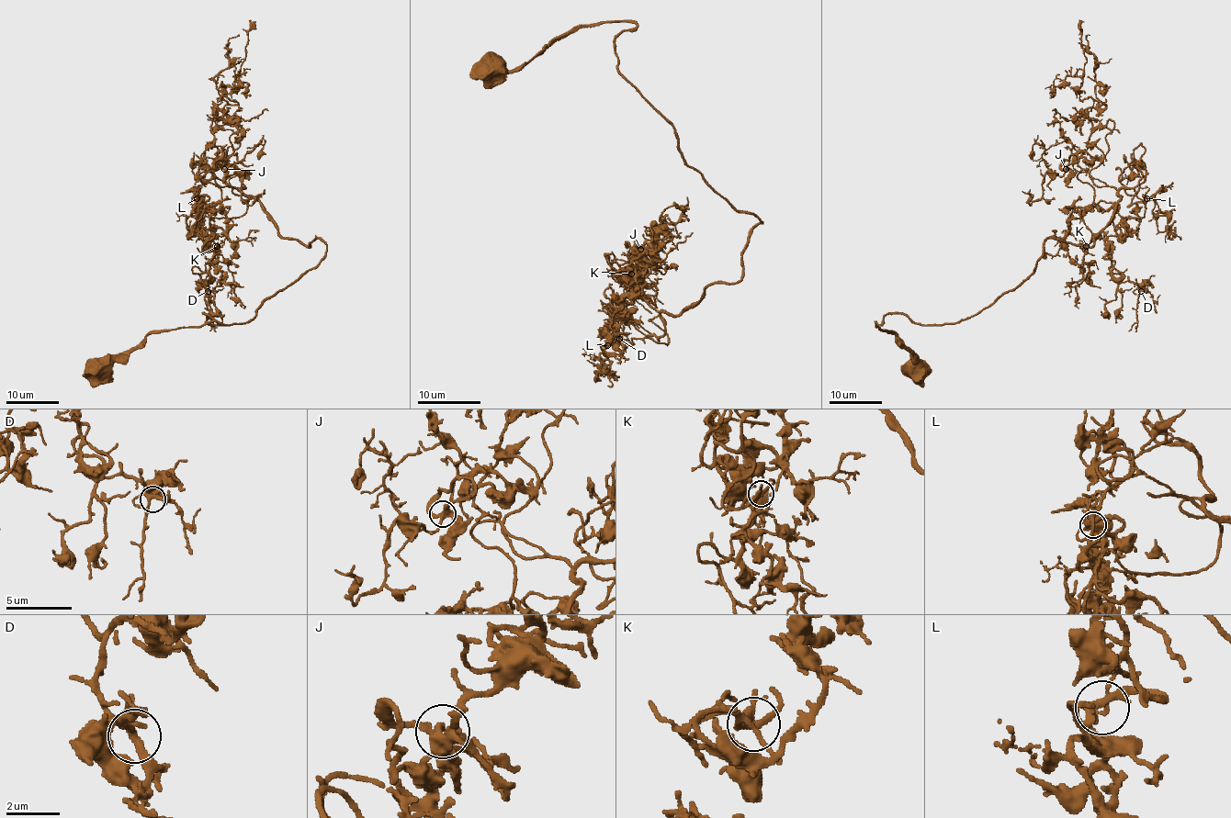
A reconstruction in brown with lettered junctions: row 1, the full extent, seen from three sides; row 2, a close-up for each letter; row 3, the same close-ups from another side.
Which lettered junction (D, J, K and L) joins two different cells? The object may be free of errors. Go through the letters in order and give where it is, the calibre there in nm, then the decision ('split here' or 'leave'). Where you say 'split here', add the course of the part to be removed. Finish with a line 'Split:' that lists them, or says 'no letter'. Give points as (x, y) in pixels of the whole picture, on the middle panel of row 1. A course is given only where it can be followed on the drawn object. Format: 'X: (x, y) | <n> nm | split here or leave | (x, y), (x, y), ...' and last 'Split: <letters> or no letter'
D: (619, 339) | 260 nm | leave
J: (640, 249) | 280 nm | leave
K: (631, 274) | 240 nm | leave
L: (607, 345) | 240 nm | leave
Split: no letter

